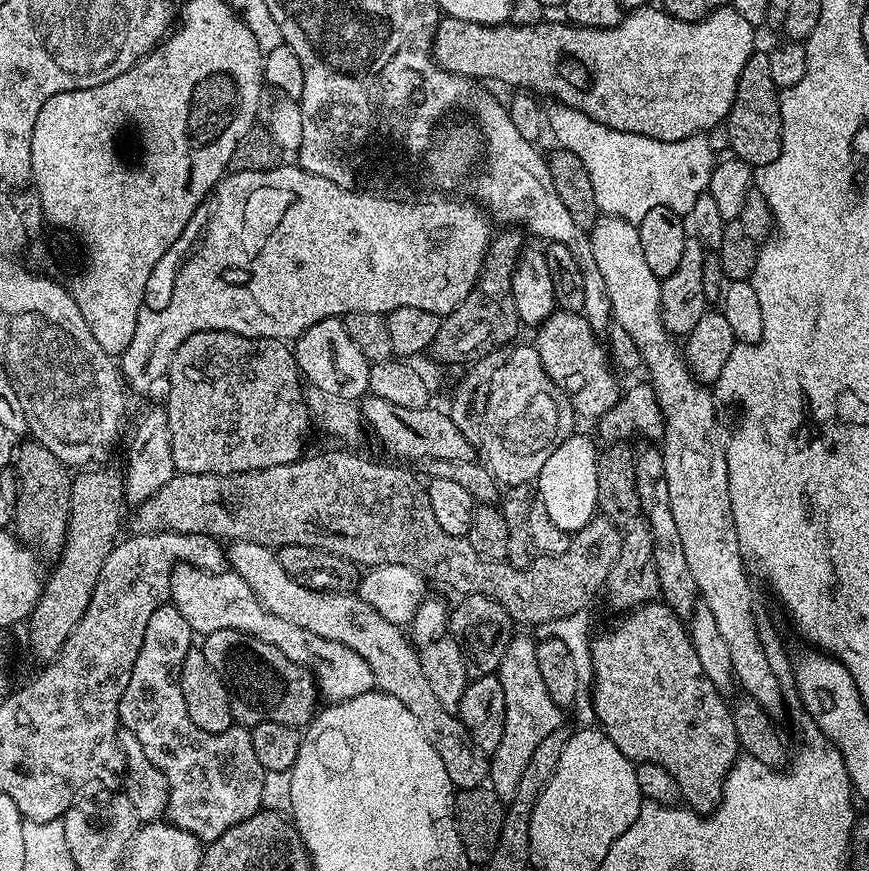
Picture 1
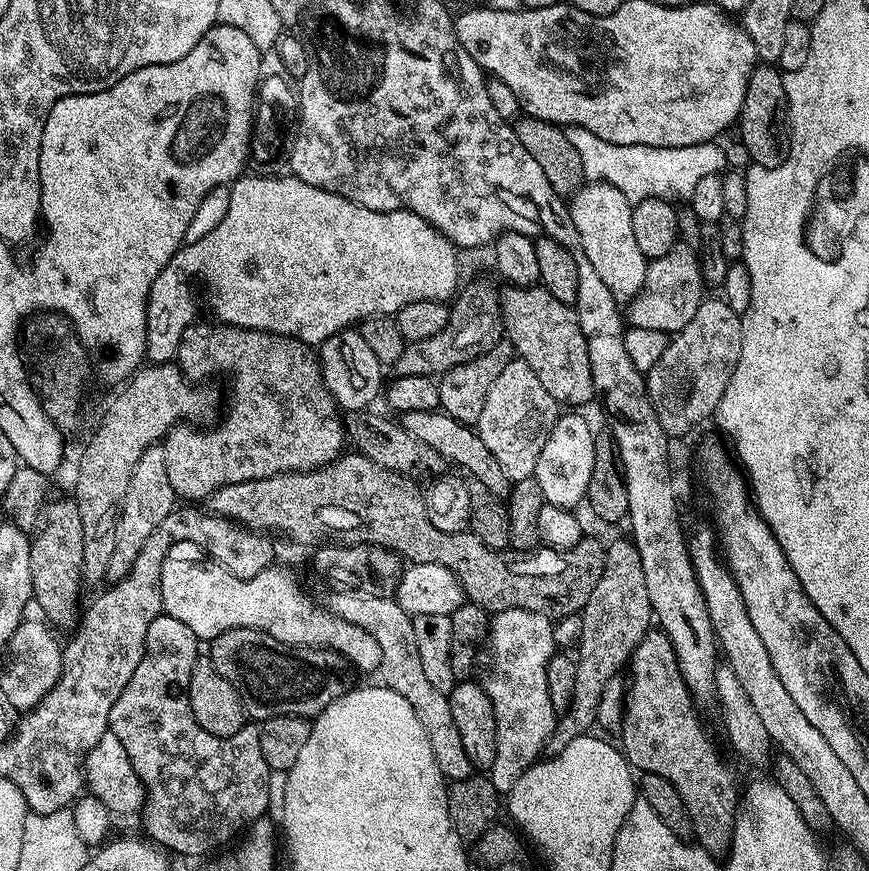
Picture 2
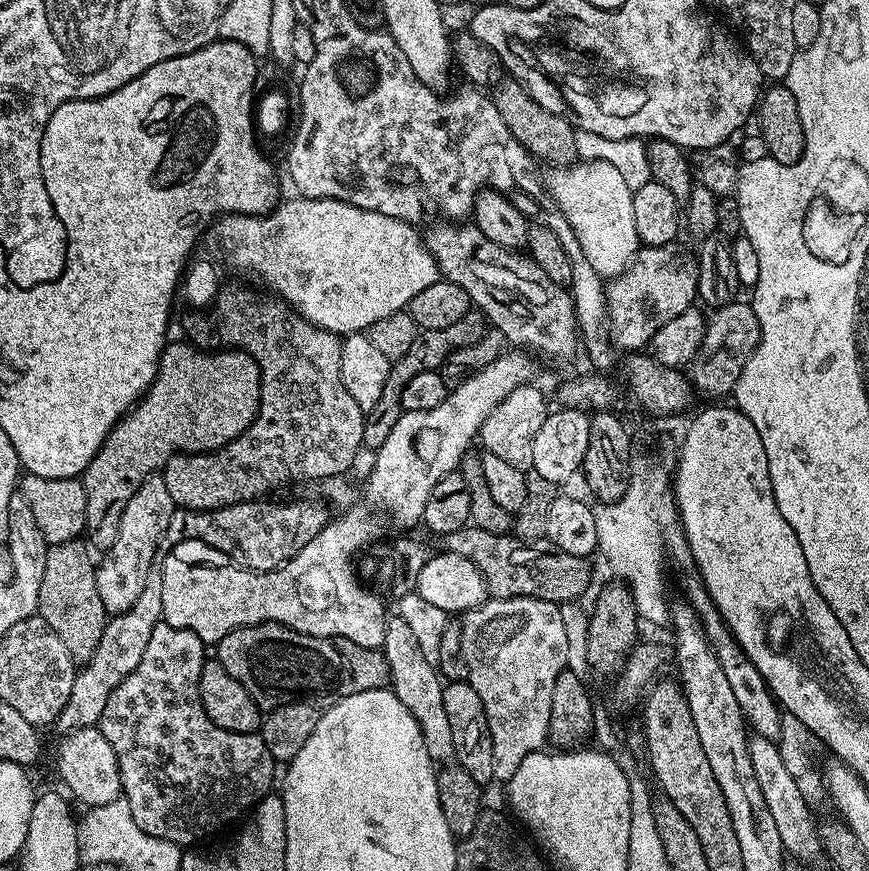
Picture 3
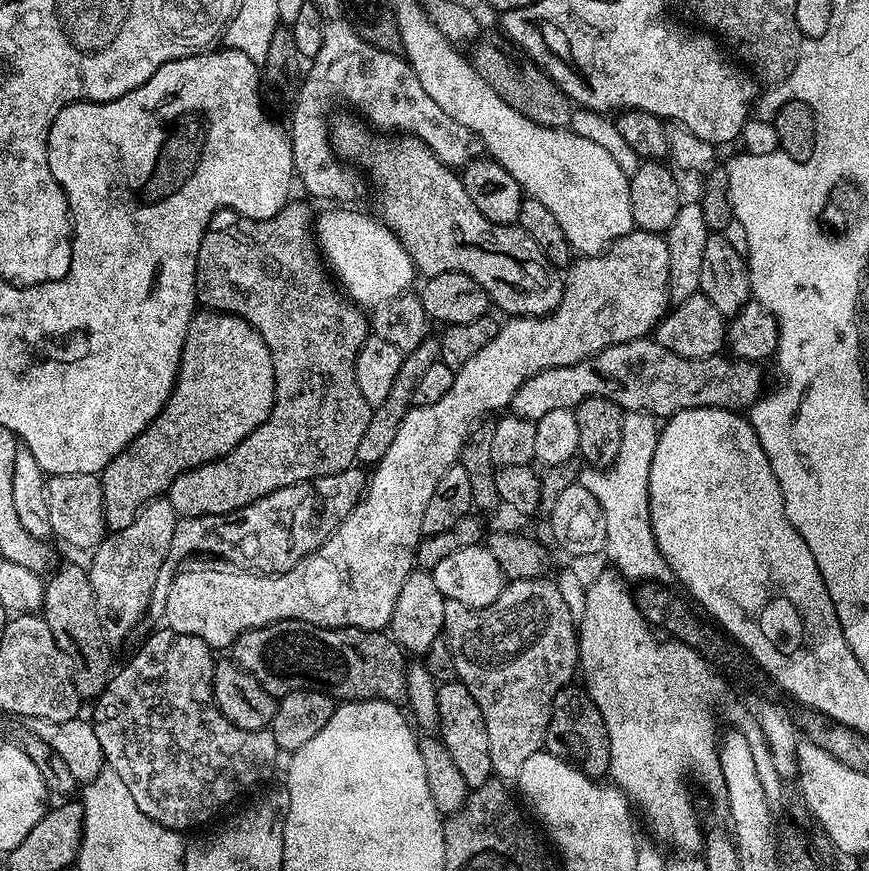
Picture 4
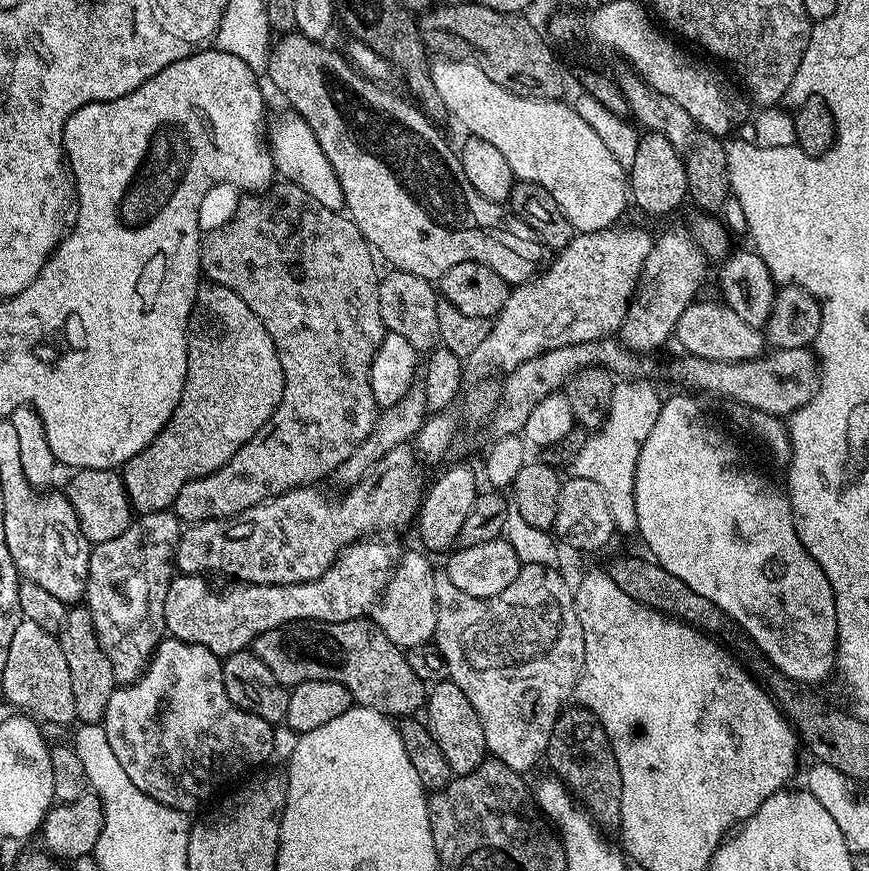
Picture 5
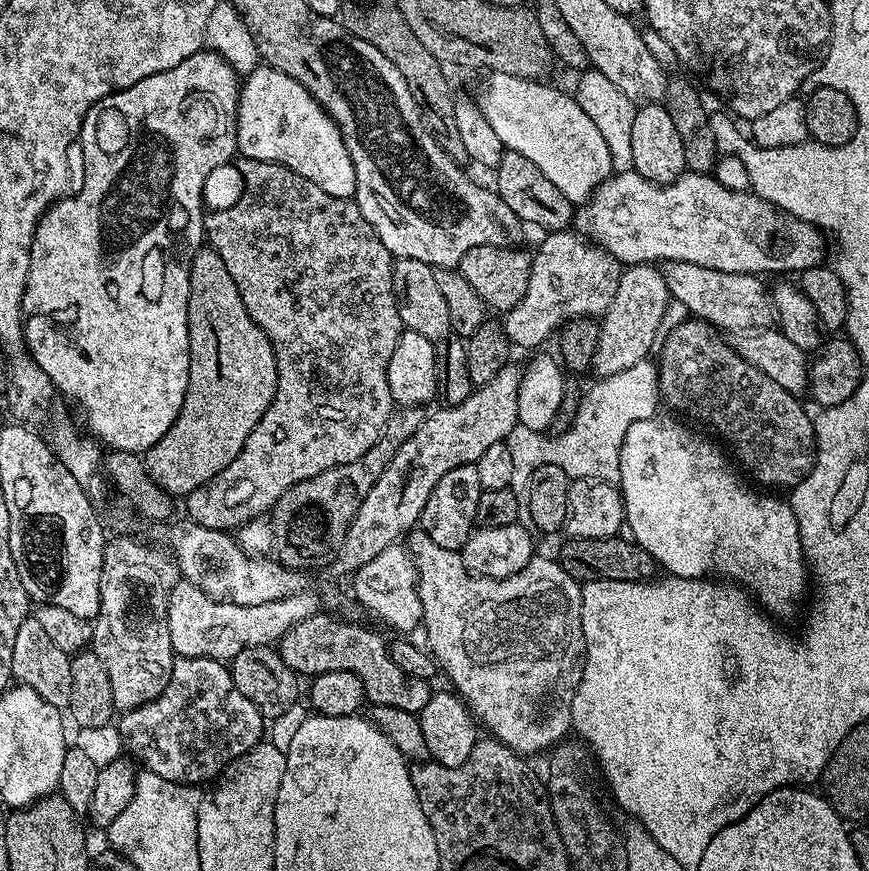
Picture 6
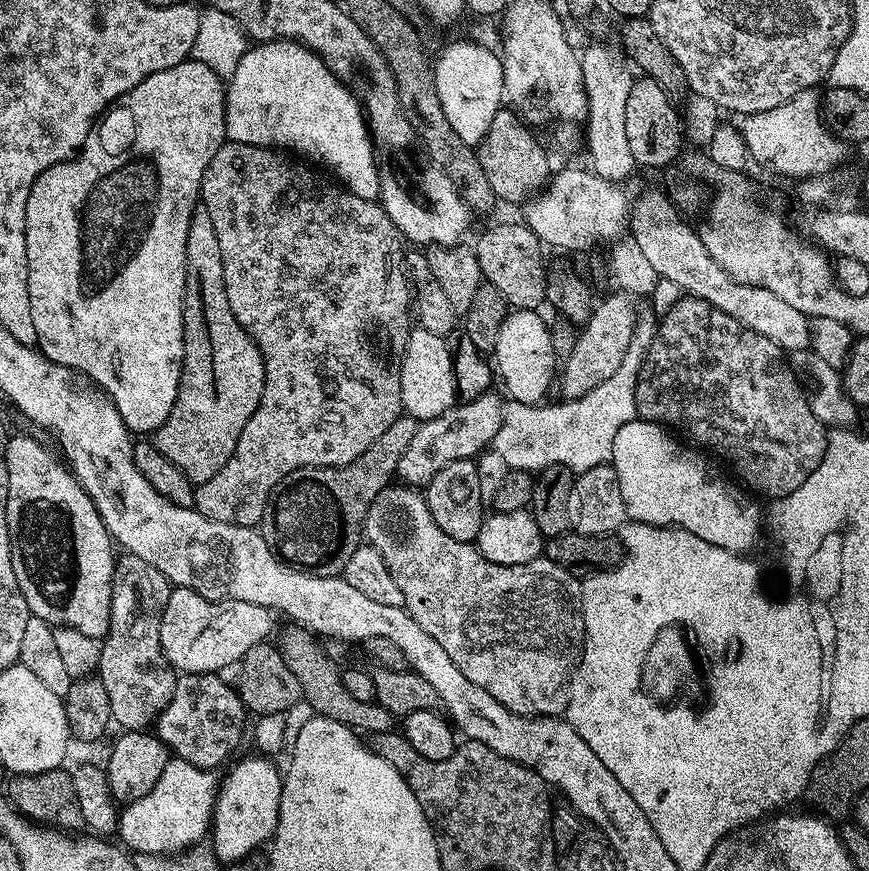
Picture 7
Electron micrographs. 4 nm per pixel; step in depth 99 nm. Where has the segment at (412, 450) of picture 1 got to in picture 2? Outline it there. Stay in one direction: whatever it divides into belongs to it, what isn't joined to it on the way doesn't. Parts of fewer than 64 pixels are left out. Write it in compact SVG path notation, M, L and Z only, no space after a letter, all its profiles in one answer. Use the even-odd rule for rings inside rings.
M443 410L405 412L402 416L402 427L411 436L418 438L418 442L426 442L426 446L430 446L430 450L438 450L438 454L442 454L442 458L446 458L449 465L456 467L457 464L458 467L465 468L465 470L460 470L467 473L471 479L482 482L482 486L486 486L486 490L490 490L490 494L501 498L509 495L510 481L506 478L506 474L502 474L502 466L498 466L494 454L490 454L486 442L482 442L475 427L460 423L454 417L447 416Z

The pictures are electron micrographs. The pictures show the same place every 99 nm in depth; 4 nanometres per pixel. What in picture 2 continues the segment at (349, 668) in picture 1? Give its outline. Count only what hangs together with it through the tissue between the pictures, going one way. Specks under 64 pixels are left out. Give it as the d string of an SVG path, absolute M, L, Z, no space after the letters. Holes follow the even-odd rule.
M175 551L168 552L166 558L162 562L162 578L160 579L160 589L162 590L162 612L163 615L170 618L178 618L178 622L182 622L185 626L190 626L190 630L194 630L197 641L211 642L215 636L222 634L226 630L234 630L235 628L253 628L259 632L270 634L270 638L274 638L278 642L288 645L290 648L329 648L338 654L342 654L344 659L357 673L373 672L375 673L382 662L382 650L378 647L378 642L370 634L366 634L356 624L346 622L342 618L338 618L333 612L328 611L327 607L312 604L312 600L306 593L300 592L298 585L292 581L292 576L284 568L276 568L277 566L269 566L263 572L259 572L254 578L238 578L234 574L230 574L230 570L226 570L222 565L215 562L209 562L207 559L191 560L188 556L176 556Z

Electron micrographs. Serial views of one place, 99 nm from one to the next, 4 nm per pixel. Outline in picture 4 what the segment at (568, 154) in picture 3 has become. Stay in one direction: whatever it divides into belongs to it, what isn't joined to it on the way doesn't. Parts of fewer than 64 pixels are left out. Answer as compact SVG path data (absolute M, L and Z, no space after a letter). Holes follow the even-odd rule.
M500 34L495 35L481 35L471 49L470 59L476 67L476 72L482 74L485 82L495 92L500 93L511 108L518 110L526 118L547 128L563 128L571 125L574 105L568 95L511 40Z

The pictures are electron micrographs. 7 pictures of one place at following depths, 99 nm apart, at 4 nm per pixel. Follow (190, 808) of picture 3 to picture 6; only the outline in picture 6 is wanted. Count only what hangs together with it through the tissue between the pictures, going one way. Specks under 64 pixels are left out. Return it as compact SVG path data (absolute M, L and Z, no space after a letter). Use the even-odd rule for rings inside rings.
M181 656L173 662L170 682L158 697L148 704L140 705L123 713L118 720L118 736L124 739L124 744L147 771L158 774L158 778L166 778L175 784L189 786L203 785L203 780L212 782L219 777L224 768L232 760L249 752L254 745L265 739L265 716L258 706L234 686L232 669L223 660L210 658L190 658Z

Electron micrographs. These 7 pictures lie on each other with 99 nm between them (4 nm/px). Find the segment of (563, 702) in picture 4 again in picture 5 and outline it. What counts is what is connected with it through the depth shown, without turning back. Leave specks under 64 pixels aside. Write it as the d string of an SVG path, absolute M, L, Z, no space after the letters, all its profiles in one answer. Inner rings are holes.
M579 706L565 707L554 722L554 730L550 730L546 764L553 768L549 769L556 779L567 786L597 826L604 830L619 829L622 774L618 770L618 758L614 758L610 738L594 713Z

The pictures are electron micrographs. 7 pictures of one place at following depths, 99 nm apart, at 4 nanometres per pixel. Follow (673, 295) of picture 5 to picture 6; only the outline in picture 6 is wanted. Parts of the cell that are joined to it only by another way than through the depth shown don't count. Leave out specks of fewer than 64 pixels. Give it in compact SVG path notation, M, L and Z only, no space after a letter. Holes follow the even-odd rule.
M652 264L625 267L620 273L618 294L614 294L614 302L610 302L599 321L598 348L592 359L591 371L597 372L595 375L600 378L613 376L618 374L618 370L630 370L630 366L649 359L648 351L657 347L668 304L670 295L659 267Z

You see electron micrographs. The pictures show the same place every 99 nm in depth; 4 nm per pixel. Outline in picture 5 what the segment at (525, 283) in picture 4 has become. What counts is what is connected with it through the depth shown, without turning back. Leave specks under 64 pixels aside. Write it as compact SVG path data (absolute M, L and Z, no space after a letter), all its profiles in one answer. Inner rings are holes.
M297 31L281 35L268 56L266 76L292 103L291 111L314 130L314 138L318 146L322 146L322 154L326 154L342 186L347 215L373 249L381 257L384 255L393 269L418 274L418 278L433 282L439 281L450 266L467 260L490 266L509 286L525 284L537 275L545 263L546 249L534 230L519 220L511 207L482 198L482 194L470 186L457 149L444 141L443 134L436 129L439 127L411 99L403 100L387 92L383 83L367 80L341 53L340 57L328 46Z

